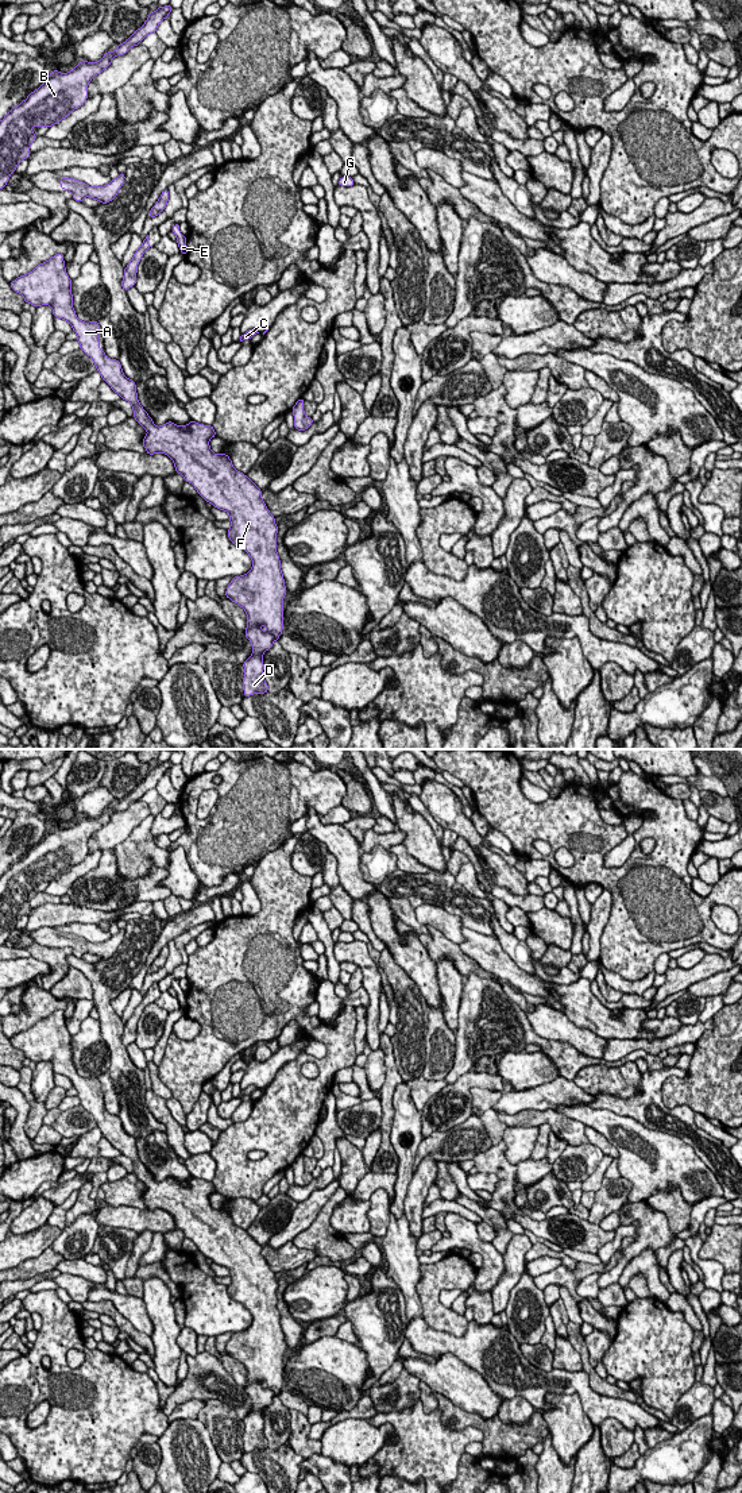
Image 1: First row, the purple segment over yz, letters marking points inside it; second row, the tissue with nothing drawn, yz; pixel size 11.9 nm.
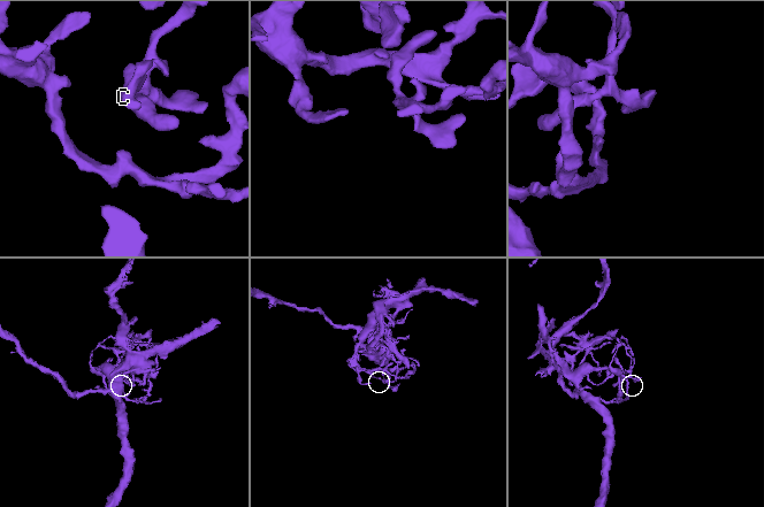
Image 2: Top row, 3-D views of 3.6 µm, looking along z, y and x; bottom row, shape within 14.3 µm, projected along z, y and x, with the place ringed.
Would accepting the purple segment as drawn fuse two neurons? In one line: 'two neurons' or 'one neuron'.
one neuron

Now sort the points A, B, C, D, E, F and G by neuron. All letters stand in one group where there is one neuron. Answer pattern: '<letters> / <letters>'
A B C D E F G

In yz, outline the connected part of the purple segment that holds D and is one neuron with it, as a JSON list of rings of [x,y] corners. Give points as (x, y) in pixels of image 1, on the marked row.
[[[62,254],[51,256],[49,261],[38,265],[32,271],[18,277],[9,285],[16,293],[23,296],[26,302],[34,306],[49,305],[53,309],[54,317],[66,320],[73,327],[80,348],[92,358],[101,378],[115,393],[132,405],[135,420],[147,431],[142,441],[147,454],[154,455],[159,452],[167,455],[174,462],[175,471],[183,477],[185,482],[194,486],[205,502],[229,514],[231,528],[228,529],[228,539],[235,545],[241,547],[252,560],[252,568],[244,575],[232,578],[225,591],[225,597],[243,607],[247,614],[247,629],[244,633],[252,645],[252,653],[243,663],[244,697],[267,693],[268,686],[263,678],[263,653],[268,651],[273,643],[282,634],[285,626],[283,598],[287,590],[277,552],[278,526],[275,525],[275,517],[262,499],[262,490],[247,475],[232,466],[232,460],[228,455],[215,454],[210,450],[209,440],[216,436],[212,425],[198,424],[193,420],[182,427],[171,421],[161,427],[154,424],[138,400],[136,383],[124,375],[117,359],[108,358],[104,350],[100,348],[98,321],[85,323],[77,317],[72,304],[72,279],[66,273]]]

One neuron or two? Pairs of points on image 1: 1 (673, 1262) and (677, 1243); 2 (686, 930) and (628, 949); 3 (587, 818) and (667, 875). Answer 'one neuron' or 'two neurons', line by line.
1: two neurons
2: one neuron
3: one neuron

